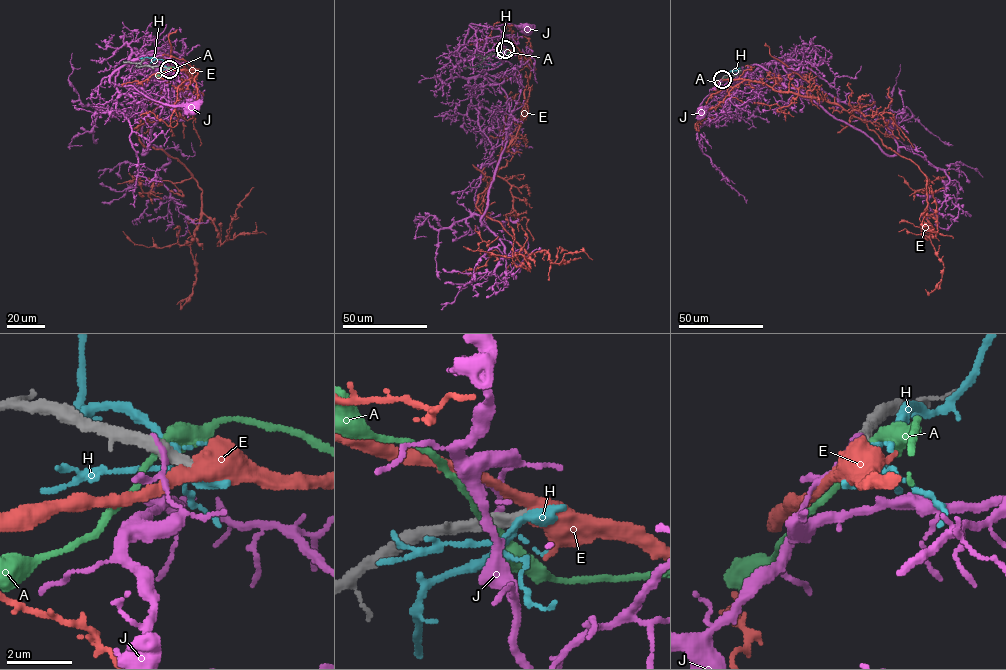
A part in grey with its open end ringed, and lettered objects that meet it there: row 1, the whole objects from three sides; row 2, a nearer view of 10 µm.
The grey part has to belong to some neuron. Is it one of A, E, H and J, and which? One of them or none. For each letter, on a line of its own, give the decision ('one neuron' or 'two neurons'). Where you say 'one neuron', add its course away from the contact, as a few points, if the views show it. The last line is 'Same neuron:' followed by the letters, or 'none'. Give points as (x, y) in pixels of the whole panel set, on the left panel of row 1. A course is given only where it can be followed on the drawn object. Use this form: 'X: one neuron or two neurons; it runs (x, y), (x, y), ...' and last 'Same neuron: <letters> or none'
A: two neurons
E: one neuron; it runs (169, 69), (197, 70), (137, 135), (202, 190), (196, 283), (180, 303)
H: two neurons
J: two neurons
Same neuron: E

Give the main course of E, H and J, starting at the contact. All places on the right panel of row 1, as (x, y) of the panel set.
E: (722, 79), (838, 103), (919, 167), (926, 177), (929, 240), (944, 266), (938, 286), (925, 289)
H: (722, 79), (731, 71), (740, 69)
J: (722, 78), (720, 82), (751, 73), (723, 94), (709, 94), (697, 110), (700, 114)

